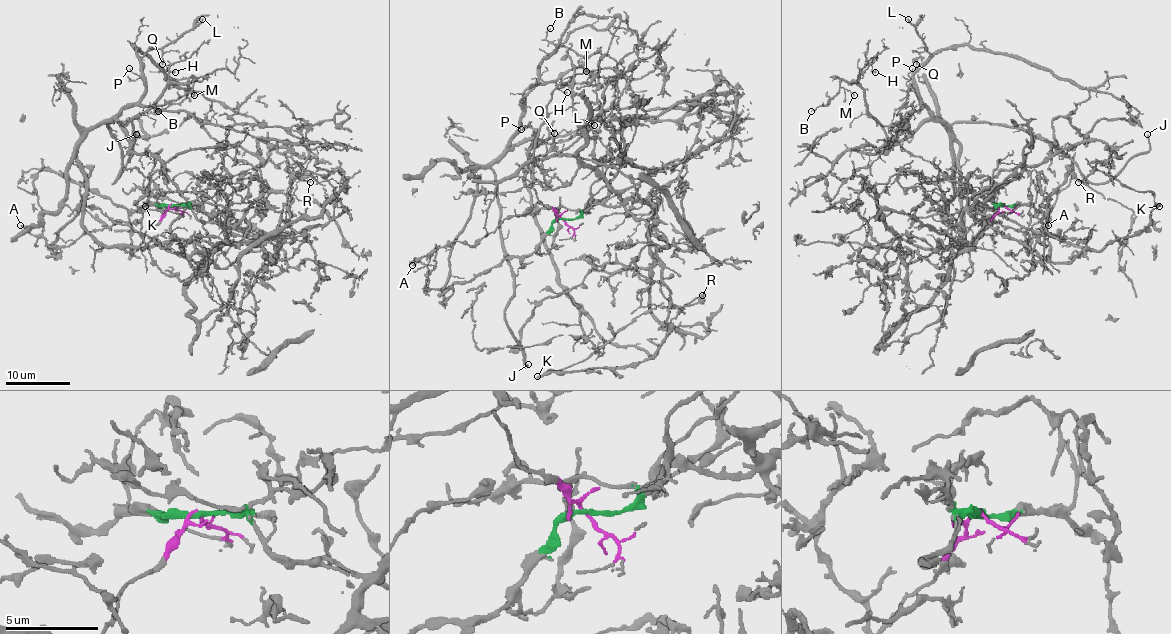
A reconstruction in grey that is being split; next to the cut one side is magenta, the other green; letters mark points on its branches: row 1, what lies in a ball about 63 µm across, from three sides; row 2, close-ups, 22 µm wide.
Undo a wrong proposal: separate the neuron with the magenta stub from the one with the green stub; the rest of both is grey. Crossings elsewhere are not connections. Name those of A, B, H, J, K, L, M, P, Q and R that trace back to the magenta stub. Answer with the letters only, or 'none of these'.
B, H, J, L, M, P, Q

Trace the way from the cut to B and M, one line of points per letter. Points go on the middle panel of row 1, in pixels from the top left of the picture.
B: (563, 220), (539, 202), (527, 179), (470, 176), (506, 147), (524, 93), (585, 61), (547, 38), (550, 28)
M: (563, 220), (527, 179), (470, 176), (506, 147), (524, 93), (584, 57), (587, 70)

